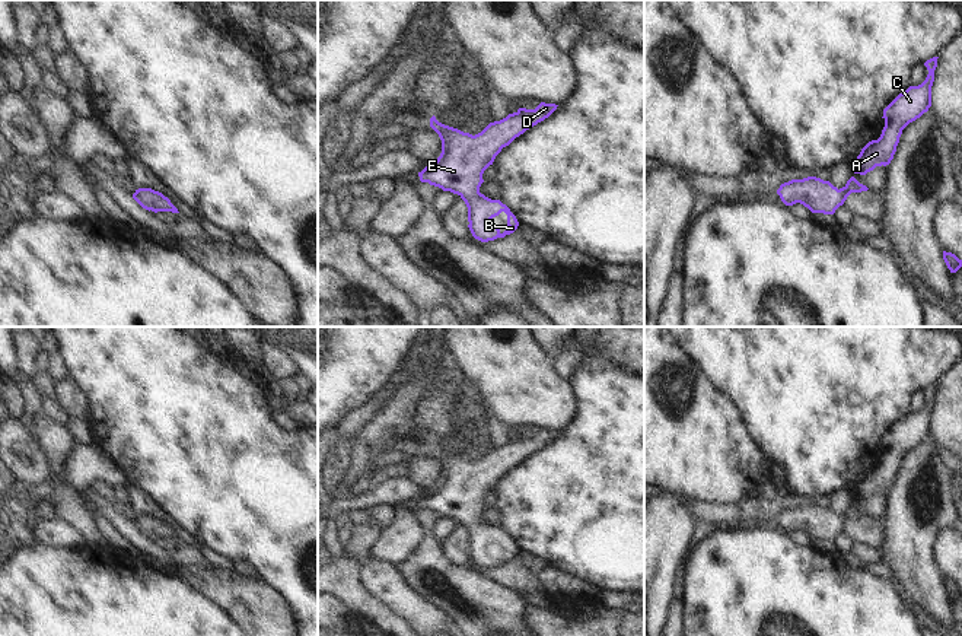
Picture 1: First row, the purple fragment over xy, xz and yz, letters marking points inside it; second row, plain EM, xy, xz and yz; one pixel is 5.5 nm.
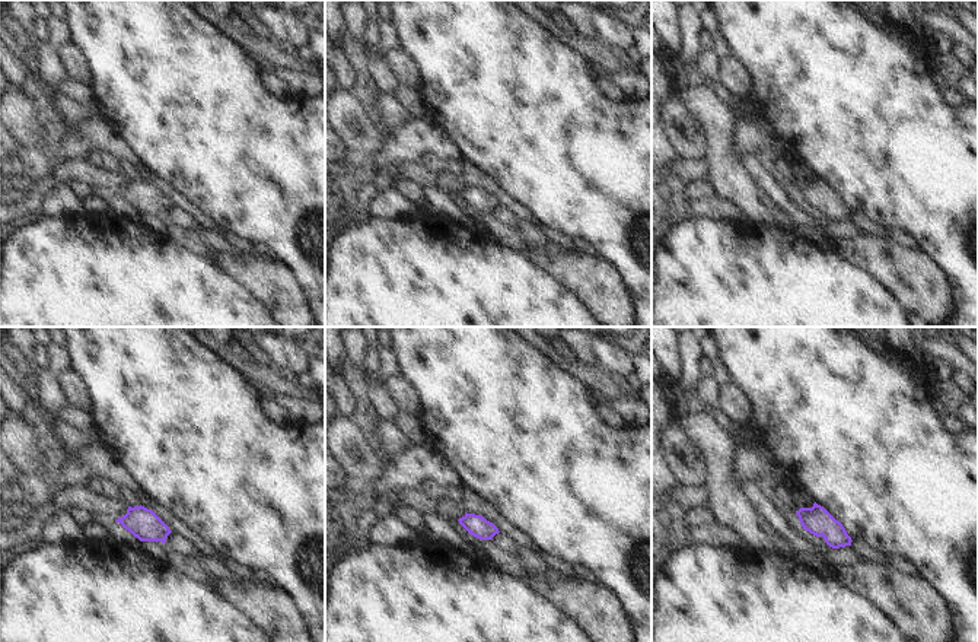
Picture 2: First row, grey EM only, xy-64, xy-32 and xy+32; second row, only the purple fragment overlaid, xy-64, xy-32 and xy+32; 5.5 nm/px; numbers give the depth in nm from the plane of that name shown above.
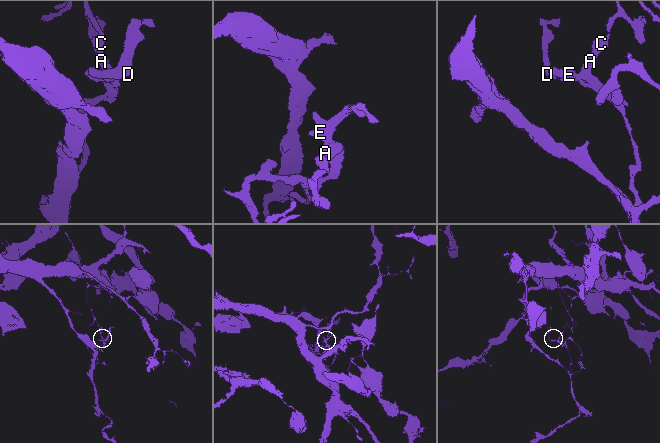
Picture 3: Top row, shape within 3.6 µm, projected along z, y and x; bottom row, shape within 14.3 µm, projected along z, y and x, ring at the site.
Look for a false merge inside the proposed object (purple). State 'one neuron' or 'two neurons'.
one neuron

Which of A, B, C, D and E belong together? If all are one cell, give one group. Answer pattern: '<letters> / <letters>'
A B C D E

